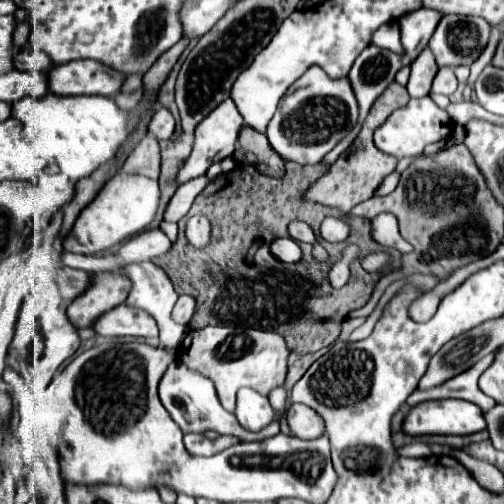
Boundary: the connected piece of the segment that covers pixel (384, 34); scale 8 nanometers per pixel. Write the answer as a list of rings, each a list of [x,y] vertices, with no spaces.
[[[383,24],[375,34],[371,44],[379,46],[379,48],[387,48],[391,52],[403,54],[403,46],[399,42],[399,26],[397,24]]]

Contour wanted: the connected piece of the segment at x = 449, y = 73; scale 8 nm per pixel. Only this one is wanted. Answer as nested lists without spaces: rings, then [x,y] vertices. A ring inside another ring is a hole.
[[[439,68],[435,80],[433,80],[433,94],[445,94],[451,96],[457,90],[457,78],[451,68]]]

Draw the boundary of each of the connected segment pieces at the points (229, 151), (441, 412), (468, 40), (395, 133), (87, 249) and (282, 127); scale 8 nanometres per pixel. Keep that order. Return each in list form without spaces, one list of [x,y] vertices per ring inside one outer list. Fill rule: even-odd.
[[[227,98],[223,104],[219,104],[219,106],[197,126],[193,152],[191,152],[191,156],[185,160],[183,168],[179,170],[177,182],[183,184],[183,182],[187,182],[187,180],[193,180],[193,178],[197,178],[197,176],[203,176],[213,162],[223,160],[223,158],[227,158],[227,156],[233,156],[241,128],[243,128],[243,116],[239,114],[235,102],[233,102],[231,98]]]
[[[429,400],[409,410],[403,432],[425,434],[475,434],[487,428],[483,410],[467,400]]]
[[[447,14],[431,36],[429,50],[439,66],[469,66],[483,52],[487,40],[489,24],[483,18]]]
[[[429,96],[419,98],[419,100],[409,100],[407,106],[401,110],[395,110],[383,126],[377,128],[375,132],[375,146],[383,150],[385,154],[391,154],[395,158],[405,158],[405,156],[417,156],[423,154],[423,148],[433,142],[441,142],[451,136],[453,122],[445,110],[441,110]]]
[[[125,172],[115,174],[95,196],[95,200],[79,214],[79,220],[75,222],[73,230],[67,234],[63,242],[63,248],[77,254],[97,254],[109,250],[111,246],[149,228],[149,224],[157,216],[159,198],[161,190],[155,180]]]
[[[311,66],[291,88],[279,104],[275,116],[267,126],[267,138],[277,154],[299,164],[319,164],[335,144],[351,132],[357,124],[357,100],[347,78],[331,80],[319,66]]]

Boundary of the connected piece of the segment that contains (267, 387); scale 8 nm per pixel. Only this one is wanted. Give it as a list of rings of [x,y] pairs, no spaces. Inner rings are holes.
[[[205,326],[201,330],[189,330],[181,346],[181,360],[191,370],[213,380],[223,408],[233,412],[235,394],[239,388],[249,386],[267,396],[275,386],[281,386],[285,382],[289,348],[285,338],[275,332],[239,326]]]

